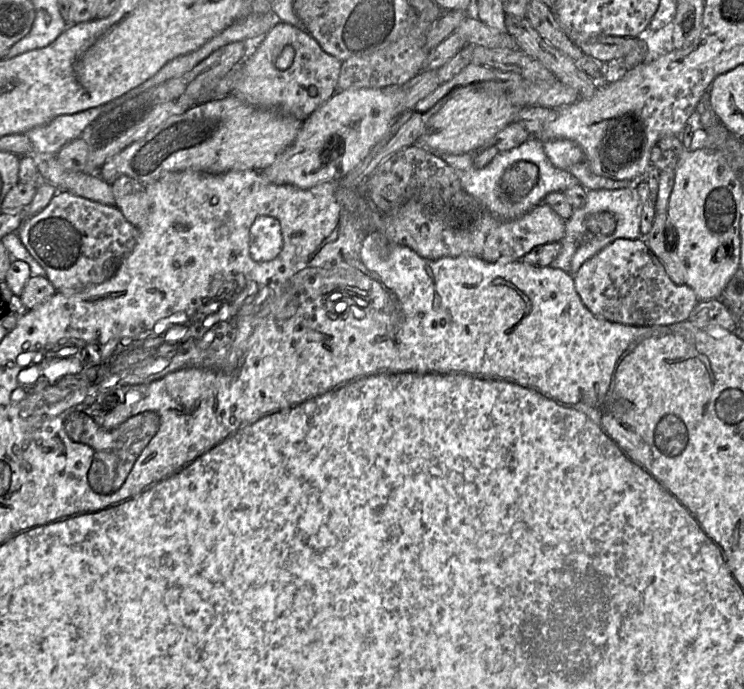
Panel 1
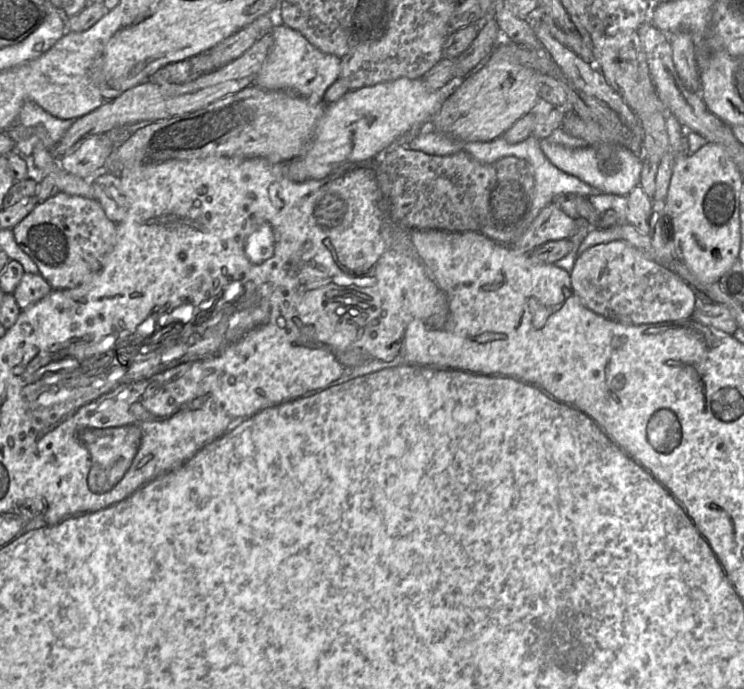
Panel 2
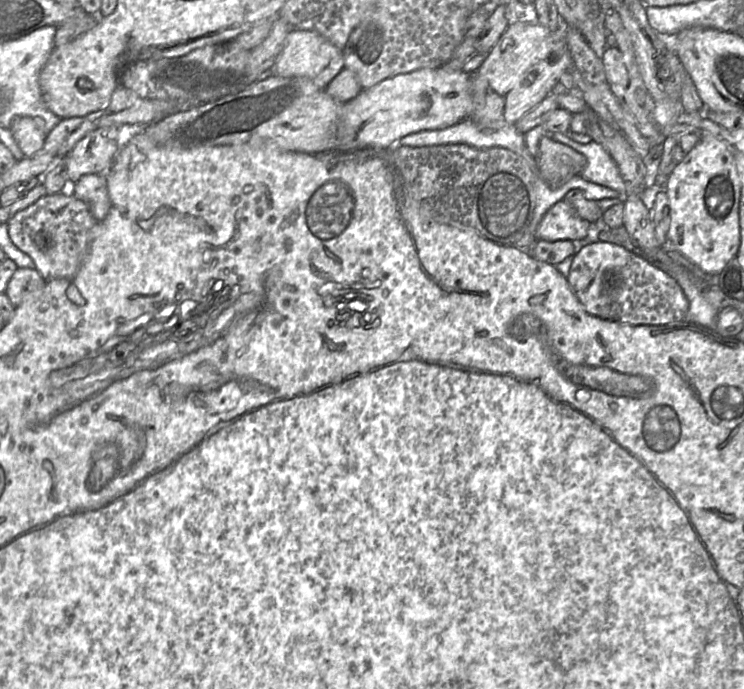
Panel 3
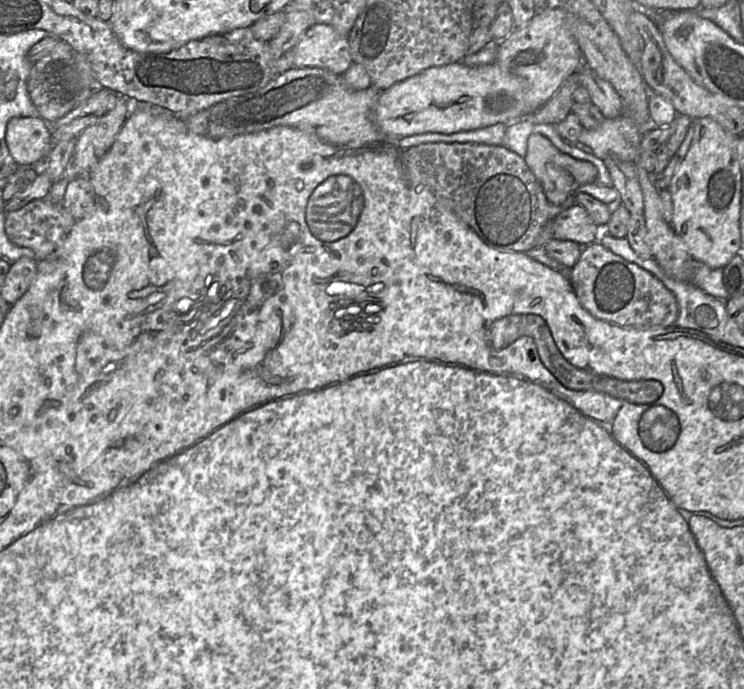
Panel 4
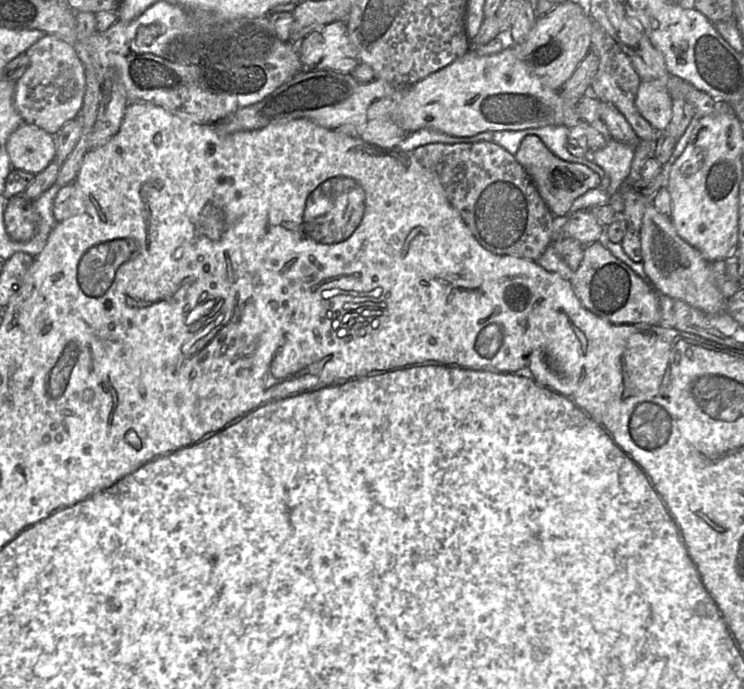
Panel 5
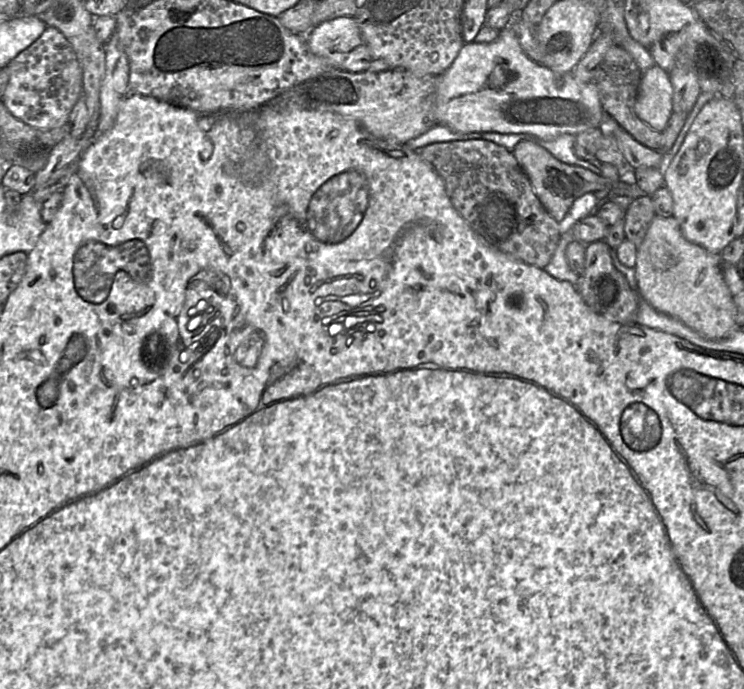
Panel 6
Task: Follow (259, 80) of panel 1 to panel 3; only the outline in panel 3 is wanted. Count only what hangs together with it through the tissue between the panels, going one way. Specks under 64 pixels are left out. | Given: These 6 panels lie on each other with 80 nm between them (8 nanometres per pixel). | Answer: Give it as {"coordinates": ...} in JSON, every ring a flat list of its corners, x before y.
{"coordinates":[[292,30,286,37,283,49,271,70,271,74,281,77,308,78,318,87,324,89,343,68,343,50,315,31]]}

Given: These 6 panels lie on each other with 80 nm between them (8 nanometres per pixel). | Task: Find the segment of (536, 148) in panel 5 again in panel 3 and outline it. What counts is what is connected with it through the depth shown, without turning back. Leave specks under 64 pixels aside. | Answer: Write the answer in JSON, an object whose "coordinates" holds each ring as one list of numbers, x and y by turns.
{"coordinates":[[548,137,540,140,536,161,541,178,552,188,580,175,587,163,582,154]]}

